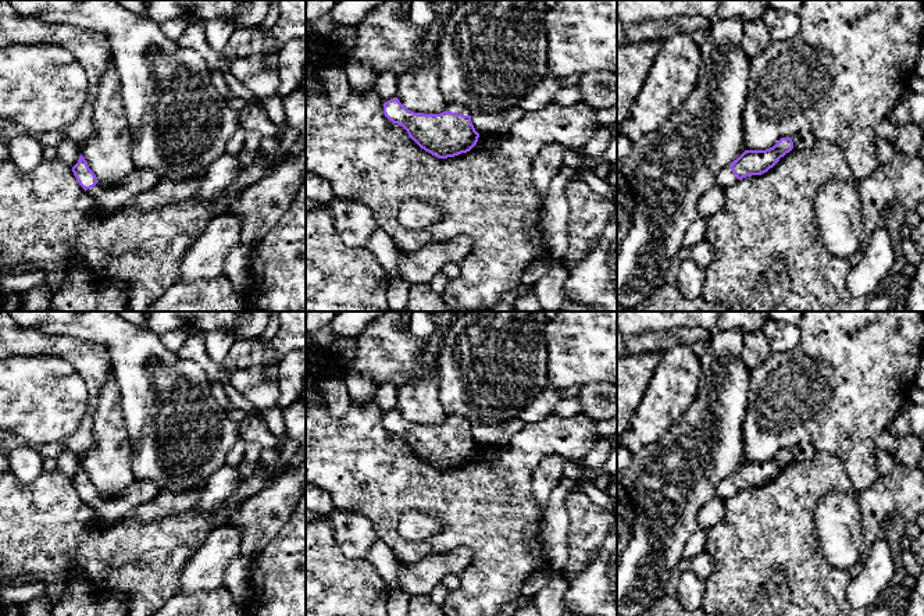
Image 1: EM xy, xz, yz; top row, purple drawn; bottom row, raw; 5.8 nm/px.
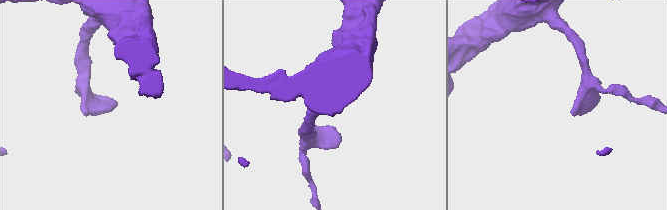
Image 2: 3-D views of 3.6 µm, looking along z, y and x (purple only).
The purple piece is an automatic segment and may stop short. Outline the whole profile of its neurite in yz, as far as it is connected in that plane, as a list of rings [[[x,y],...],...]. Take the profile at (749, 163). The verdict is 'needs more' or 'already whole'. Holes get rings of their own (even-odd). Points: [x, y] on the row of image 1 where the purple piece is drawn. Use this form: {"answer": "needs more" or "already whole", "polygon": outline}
{"answer": "needs more", "polygon": [[[781,138],[773,147],[766,150],[745,150],[729,165],[724,167],[717,178],[716,185],[728,188],[738,179],[761,175],[773,168],[781,157],[793,149],[791,138]]]}

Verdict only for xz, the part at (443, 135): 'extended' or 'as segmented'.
extended

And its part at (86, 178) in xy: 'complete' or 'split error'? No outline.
split error

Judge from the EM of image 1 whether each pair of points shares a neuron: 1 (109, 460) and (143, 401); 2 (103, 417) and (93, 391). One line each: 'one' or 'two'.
1: two
2: two

